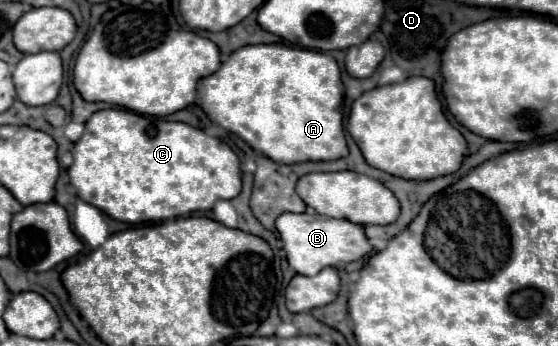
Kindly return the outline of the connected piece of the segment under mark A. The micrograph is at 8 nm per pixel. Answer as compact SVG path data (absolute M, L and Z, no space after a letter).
M258 44L238 48L228 56L218 72L202 78L197 84L195 104L206 112L212 122L240 136L246 144L250 144L250 148L268 156L276 164L298 164L348 156L340 112L342 94L344 86L340 80L340 68L330 54L286 44Z

